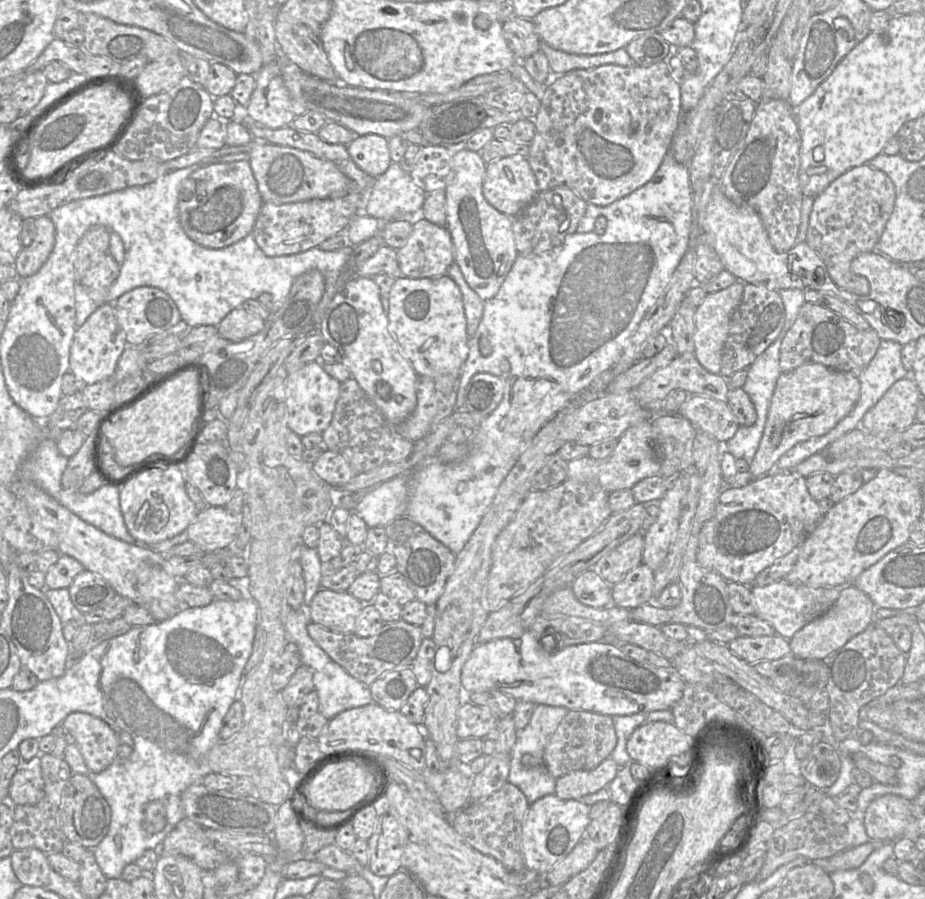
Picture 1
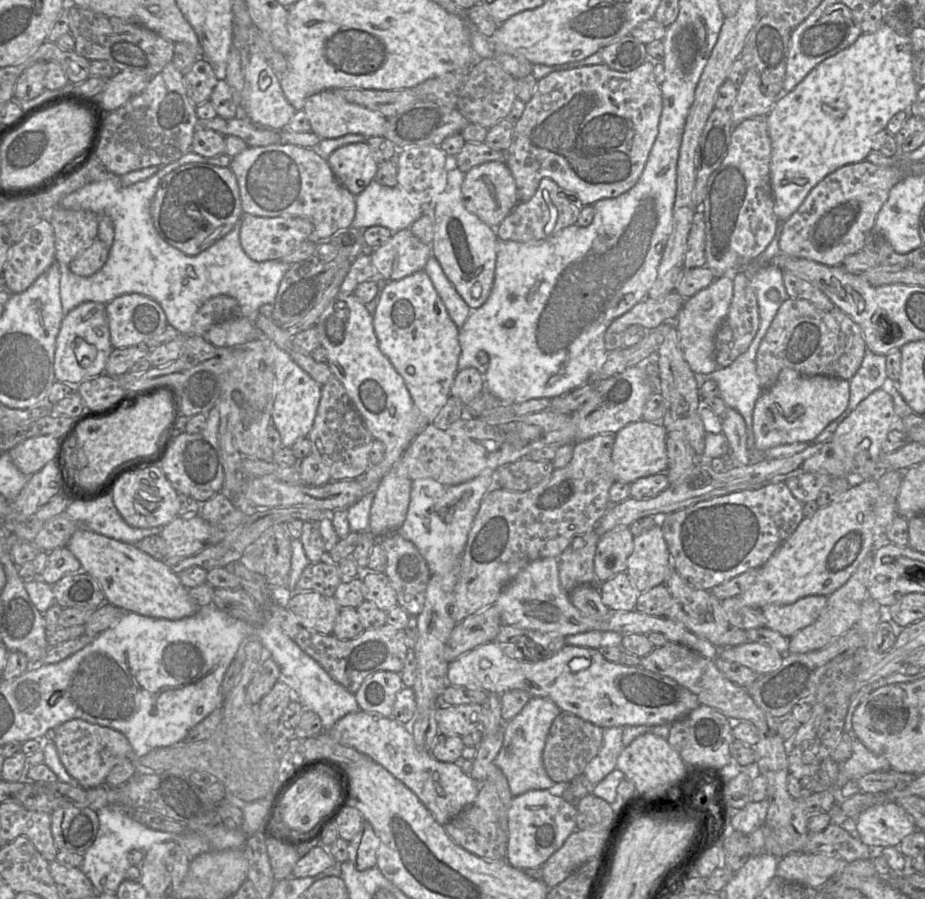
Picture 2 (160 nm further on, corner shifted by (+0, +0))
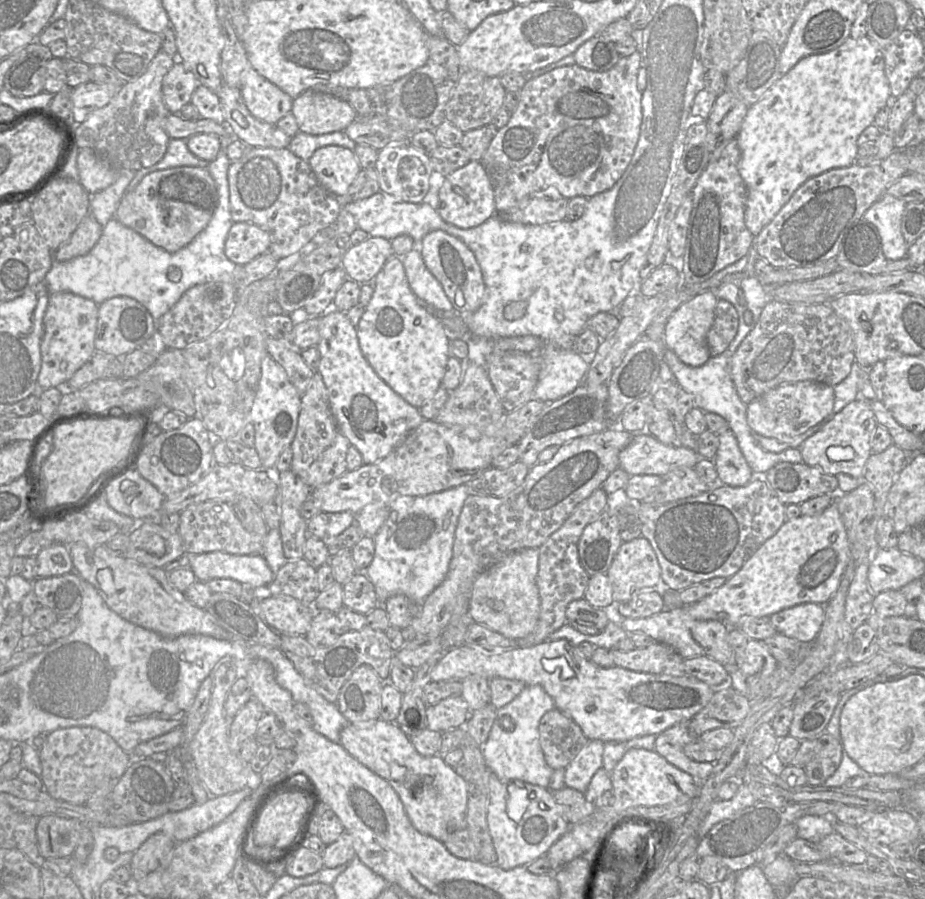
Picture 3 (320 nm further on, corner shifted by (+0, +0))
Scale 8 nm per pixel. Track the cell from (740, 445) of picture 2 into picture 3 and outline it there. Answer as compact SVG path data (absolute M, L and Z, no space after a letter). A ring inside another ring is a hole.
M728 429L719 436L719 446L713 459L718 482L731 487L741 487L756 475L745 460L734 433Z

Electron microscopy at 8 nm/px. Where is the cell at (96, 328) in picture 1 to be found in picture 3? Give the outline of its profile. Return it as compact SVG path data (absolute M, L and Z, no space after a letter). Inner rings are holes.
M71 292L49 294L43 318L43 335L40 343L41 368L37 378L39 390L57 387L67 381L96 351L95 334L98 306L94 301Z

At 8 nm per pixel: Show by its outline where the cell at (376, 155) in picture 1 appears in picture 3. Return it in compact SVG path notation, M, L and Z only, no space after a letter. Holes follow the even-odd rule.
M336 145L318 148L308 163L319 183L335 196L346 194L361 171L354 151Z

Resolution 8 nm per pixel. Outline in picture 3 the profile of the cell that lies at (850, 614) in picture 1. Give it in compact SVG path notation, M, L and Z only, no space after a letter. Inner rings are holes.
M858 398L835 414L822 429L801 444L798 449L802 461L830 475L844 473L863 481L865 465L872 454L870 440L877 426L869 401Z

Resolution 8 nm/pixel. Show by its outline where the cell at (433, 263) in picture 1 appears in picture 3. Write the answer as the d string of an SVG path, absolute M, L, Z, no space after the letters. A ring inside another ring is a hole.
M369 237L360 244L351 246L342 259L341 267L348 279L359 284L373 283L385 262L393 255L390 240Z

